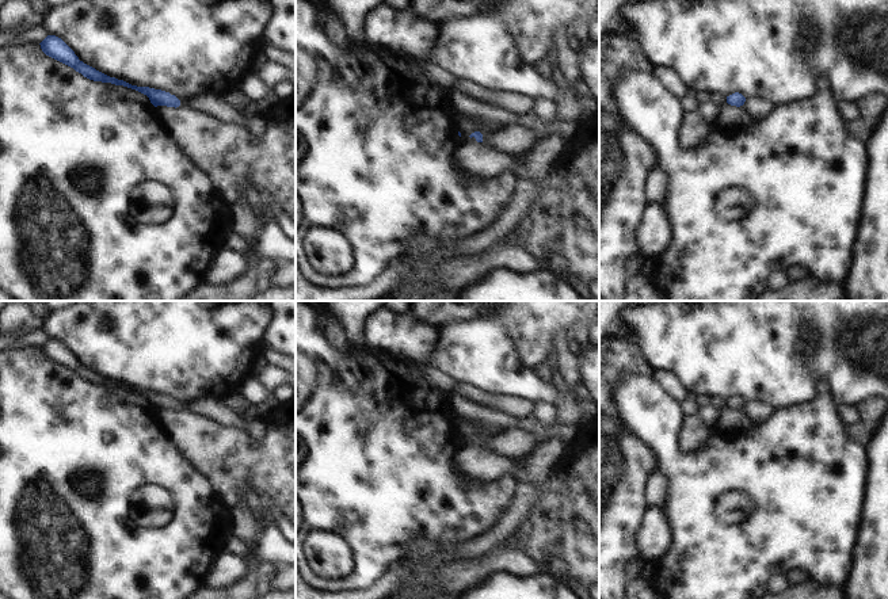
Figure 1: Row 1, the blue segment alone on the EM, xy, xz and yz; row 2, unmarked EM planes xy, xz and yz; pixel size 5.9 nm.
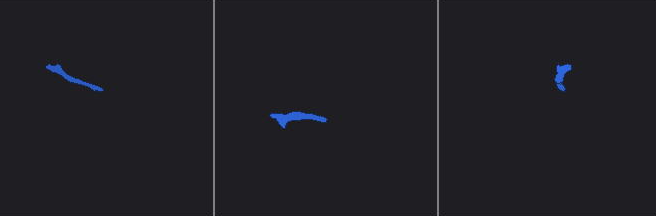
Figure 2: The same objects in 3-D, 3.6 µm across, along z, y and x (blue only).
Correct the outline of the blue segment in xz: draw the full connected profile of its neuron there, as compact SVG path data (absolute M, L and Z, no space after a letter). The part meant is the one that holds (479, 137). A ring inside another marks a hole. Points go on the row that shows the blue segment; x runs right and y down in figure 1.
M519 125L504 126L485 137L480 131L475 131L469 137L475 137L477 142L493 148L499 157L526 153L537 141L531 130Z

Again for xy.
M47 35L39 45L42 51L46 56L73 68L84 77L94 81L111 83L115 85L123 85L123 87L136 89L146 95L155 107L167 106L167 107L176 108L179 106L183 106L186 108L193 108L193 110L205 112L220 122L239 125L247 129L245 126L247 122L241 110L229 106L217 95L205 94L193 99L179 100L175 95L171 95L169 92L149 88L149 87L132 85L123 80L110 77L96 70L95 68L80 61L79 57L75 54L75 51L61 38L56 35Z

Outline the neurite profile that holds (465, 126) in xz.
M460 117L456 119L456 129L461 133L462 141L476 141L475 137L472 138L469 137L475 131L480 131L483 137L485 137L488 133L492 133L492 131L485 130L481 126L475 125L472 121L464 117Z

